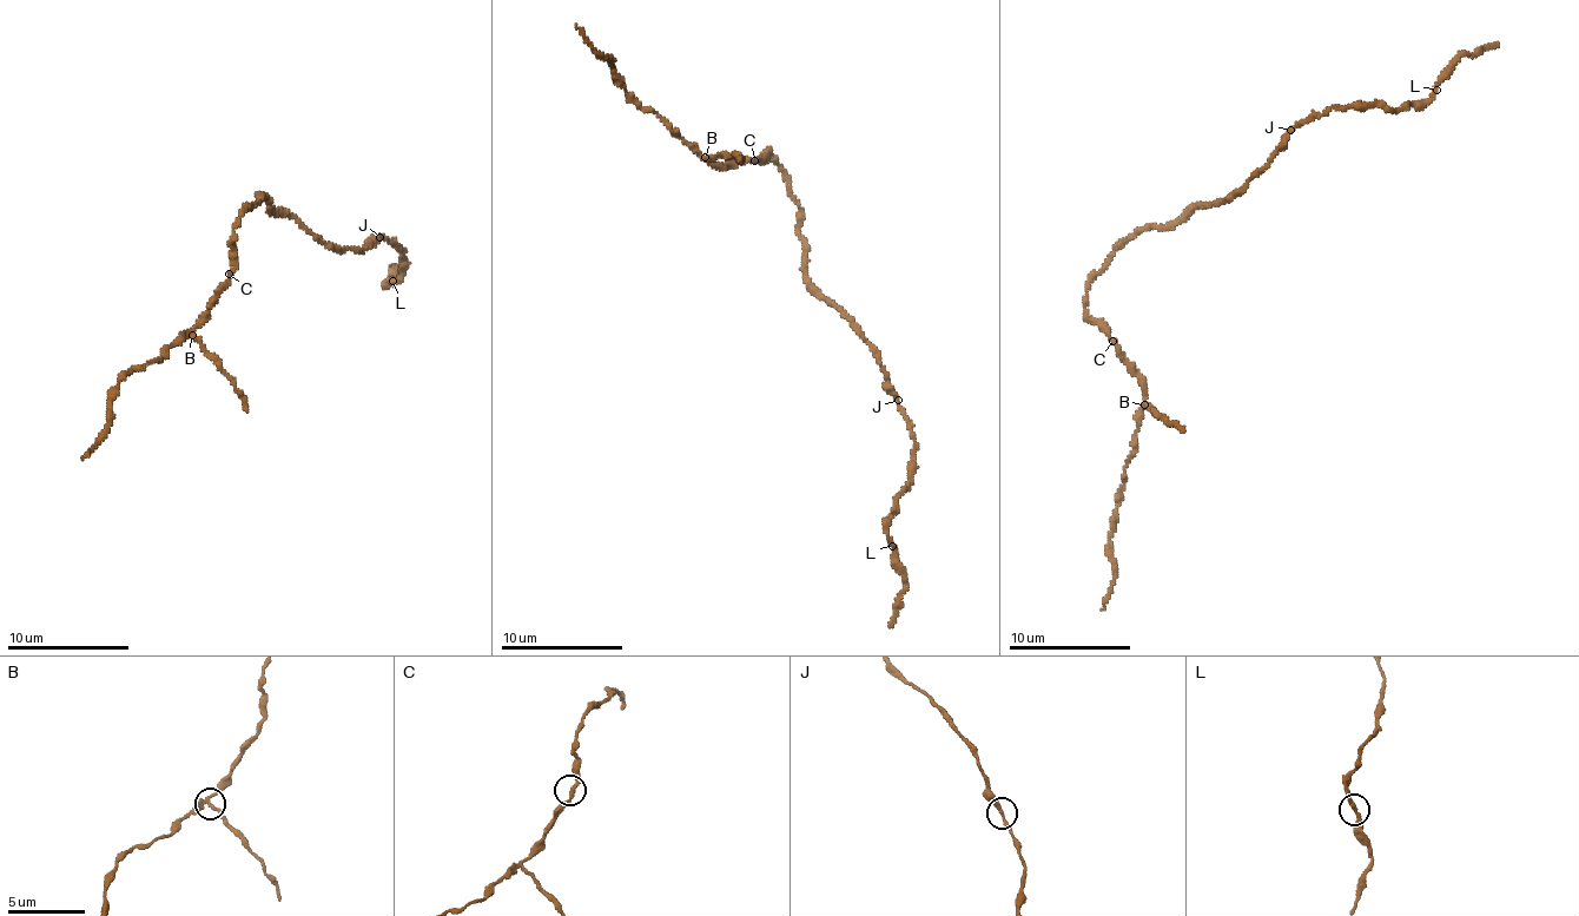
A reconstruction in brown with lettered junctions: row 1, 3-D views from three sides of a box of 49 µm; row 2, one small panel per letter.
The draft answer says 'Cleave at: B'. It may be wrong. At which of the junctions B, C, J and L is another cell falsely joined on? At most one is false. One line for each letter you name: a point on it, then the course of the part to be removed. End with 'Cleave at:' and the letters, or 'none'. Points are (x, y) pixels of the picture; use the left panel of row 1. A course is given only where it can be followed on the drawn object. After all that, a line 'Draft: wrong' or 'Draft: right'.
B: at (192, 335); foreign part runs (191, 334), (217, 366), (248, 412)
Cleave at: B
Draft: right

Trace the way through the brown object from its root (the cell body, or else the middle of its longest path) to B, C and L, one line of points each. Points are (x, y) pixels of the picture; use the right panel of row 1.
B: (1155, 226), (1137, 228), (1111, 255), (1089, 284), (1084, 305), (1138, 377), (1144, 404)
C: (1155, 226), (1137, 228), (1089, 284), (1084, 305), (1088, 315), (1112, 341)
L: (1155, 226), (1240, 195), (1310, 118), (1369, 103), (1395, 110), (1425, 103), (1437, 90)

